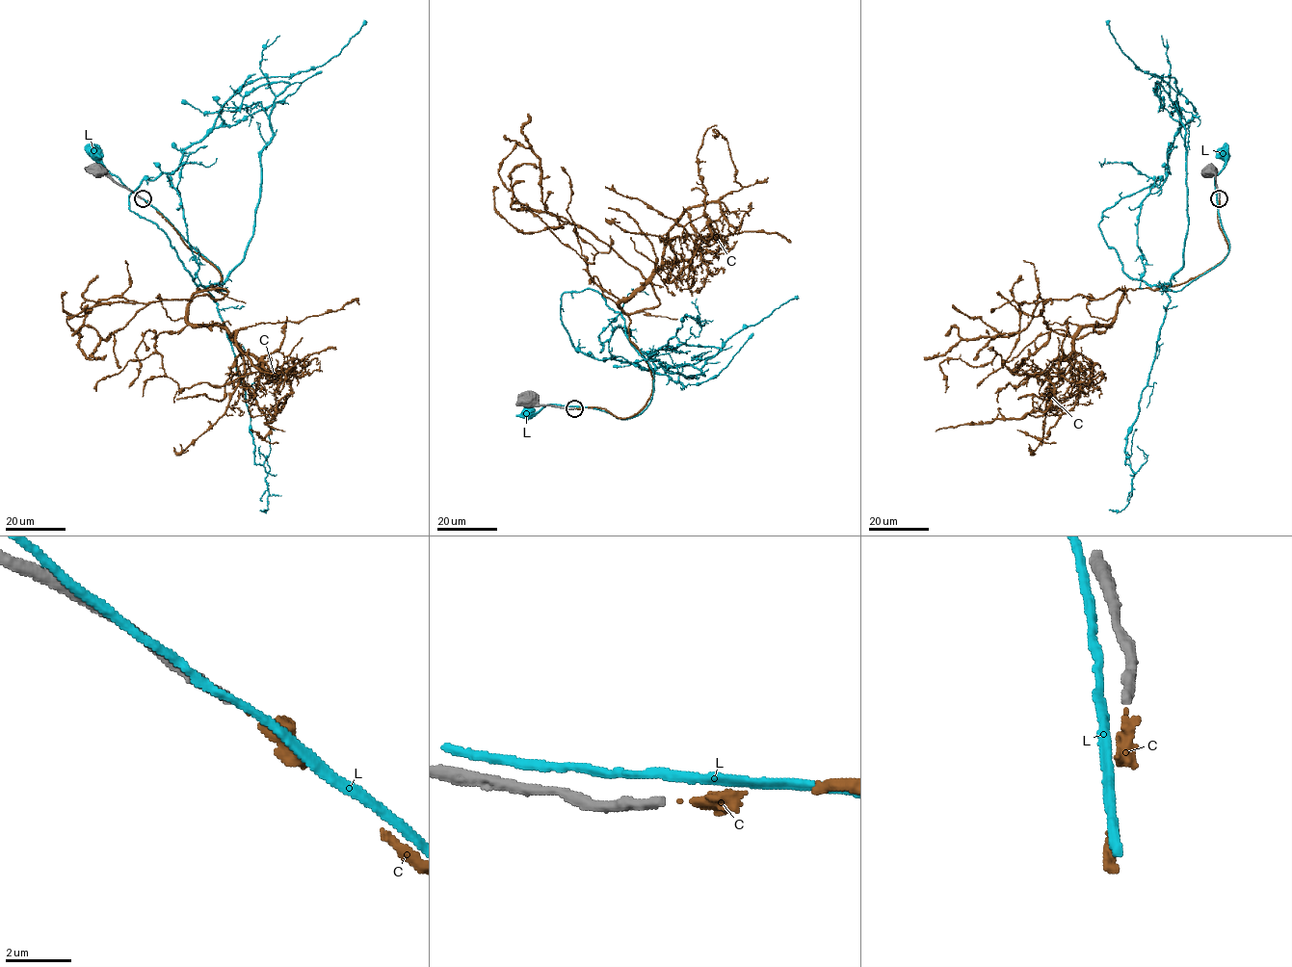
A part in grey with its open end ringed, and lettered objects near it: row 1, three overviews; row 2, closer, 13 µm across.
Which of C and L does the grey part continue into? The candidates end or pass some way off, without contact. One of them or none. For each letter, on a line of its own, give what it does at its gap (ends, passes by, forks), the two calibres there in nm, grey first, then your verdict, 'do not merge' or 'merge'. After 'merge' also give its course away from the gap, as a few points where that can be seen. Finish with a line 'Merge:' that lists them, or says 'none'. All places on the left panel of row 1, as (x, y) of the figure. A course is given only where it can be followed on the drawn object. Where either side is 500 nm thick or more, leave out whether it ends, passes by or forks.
C: it ends | 320/180 nm | merge | via (144, 199), (221, 274), (197, 288), (188, 321), (218, 325), (287, 380), (284, 406), (265, 424), (285, 431)
L: it passes by | 320/280 nm | do not merge
Merge: C

